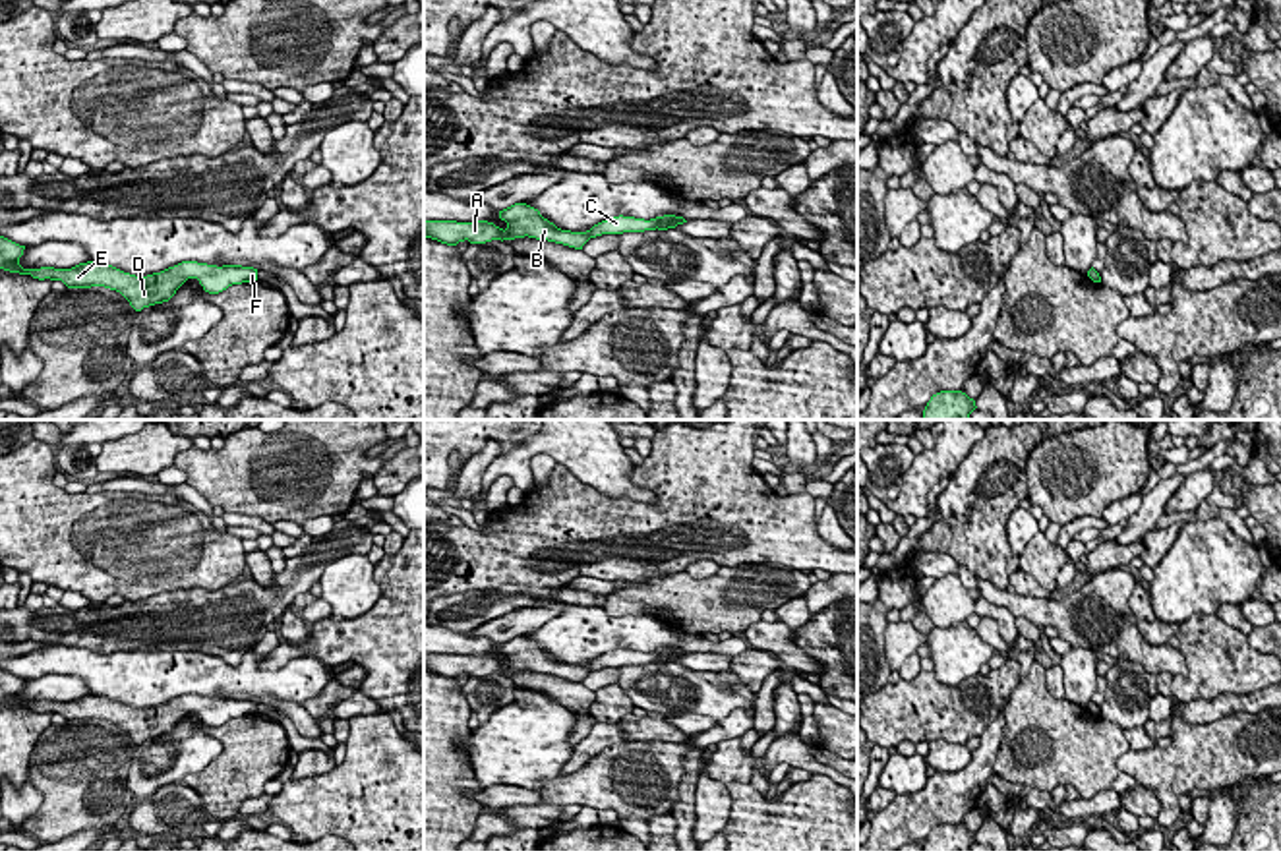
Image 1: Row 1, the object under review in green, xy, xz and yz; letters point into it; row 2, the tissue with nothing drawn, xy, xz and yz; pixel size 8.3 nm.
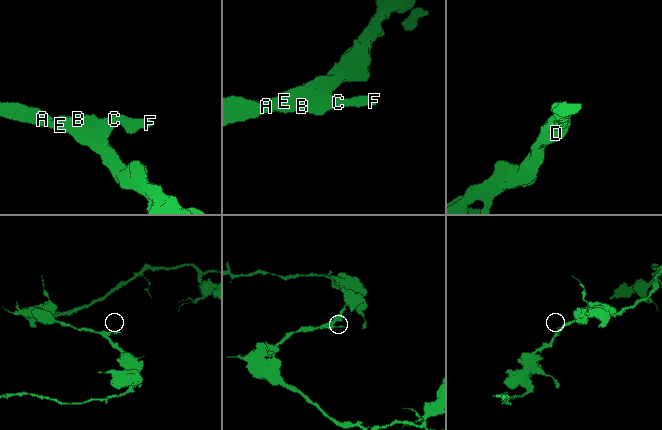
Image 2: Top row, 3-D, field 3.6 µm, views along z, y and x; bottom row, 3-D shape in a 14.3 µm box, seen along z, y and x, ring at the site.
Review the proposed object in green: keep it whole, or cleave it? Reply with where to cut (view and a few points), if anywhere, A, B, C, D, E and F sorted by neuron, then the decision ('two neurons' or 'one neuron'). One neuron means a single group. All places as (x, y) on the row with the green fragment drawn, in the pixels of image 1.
cut none; groups A B C D E F; one neuron

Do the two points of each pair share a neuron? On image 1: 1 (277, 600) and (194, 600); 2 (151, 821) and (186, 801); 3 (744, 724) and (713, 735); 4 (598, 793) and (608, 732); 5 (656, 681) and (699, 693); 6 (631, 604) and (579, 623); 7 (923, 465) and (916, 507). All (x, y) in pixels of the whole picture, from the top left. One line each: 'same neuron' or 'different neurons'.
1: same neuron
2: same neuron
3: same neuron
4: different neurons
5: same neuron
6: different neurons
7: same neuron

